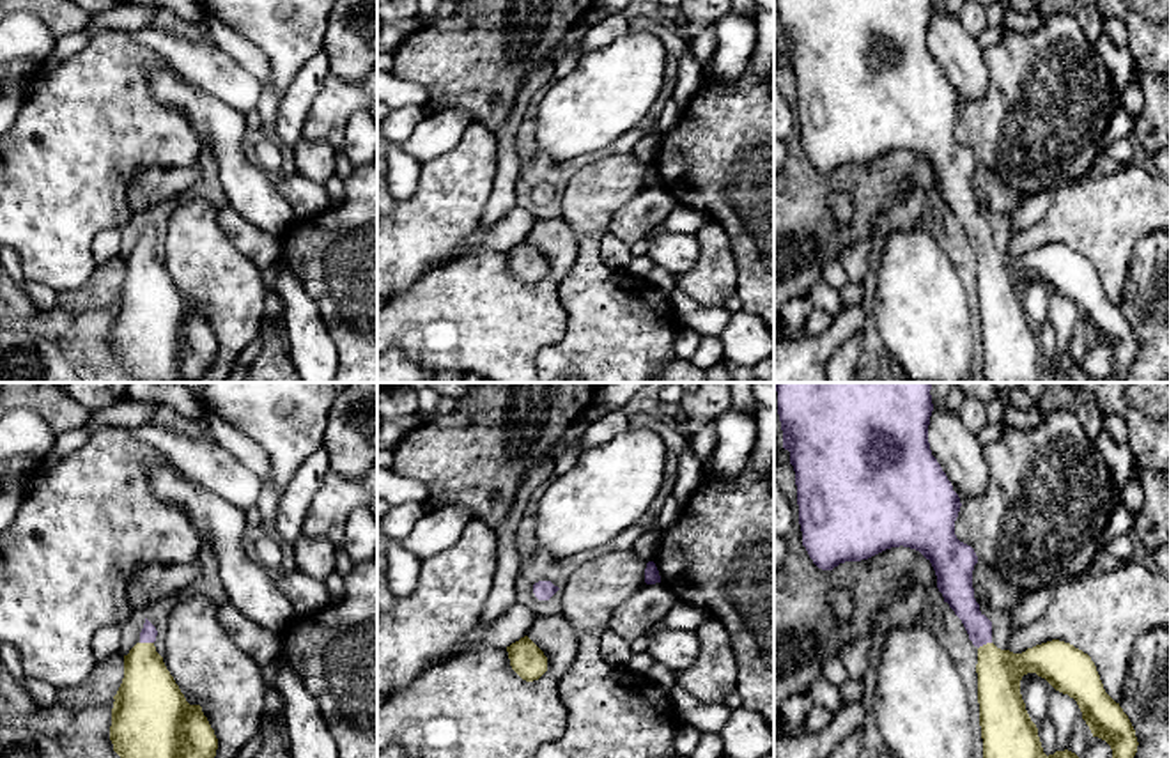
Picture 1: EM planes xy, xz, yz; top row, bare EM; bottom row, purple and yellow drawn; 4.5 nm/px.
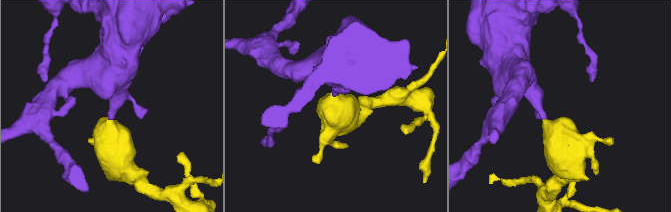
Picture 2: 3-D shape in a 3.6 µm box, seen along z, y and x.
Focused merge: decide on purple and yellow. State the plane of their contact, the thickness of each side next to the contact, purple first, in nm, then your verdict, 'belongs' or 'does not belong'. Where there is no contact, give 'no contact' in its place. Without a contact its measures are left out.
xy | 70/280 nm | belongs

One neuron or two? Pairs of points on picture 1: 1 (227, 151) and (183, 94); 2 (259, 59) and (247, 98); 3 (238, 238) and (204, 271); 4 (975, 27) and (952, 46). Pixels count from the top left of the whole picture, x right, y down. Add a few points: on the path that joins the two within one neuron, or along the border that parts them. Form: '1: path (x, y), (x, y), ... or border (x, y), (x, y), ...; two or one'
1: path (222, 137), (197, 108); one
2: border (220, 50), (232, 55), (263, 87); two
3: border (216, 209), (216, 220), (229, 241), (263, 271); two
4: border (959, 18), (975, 38); two

